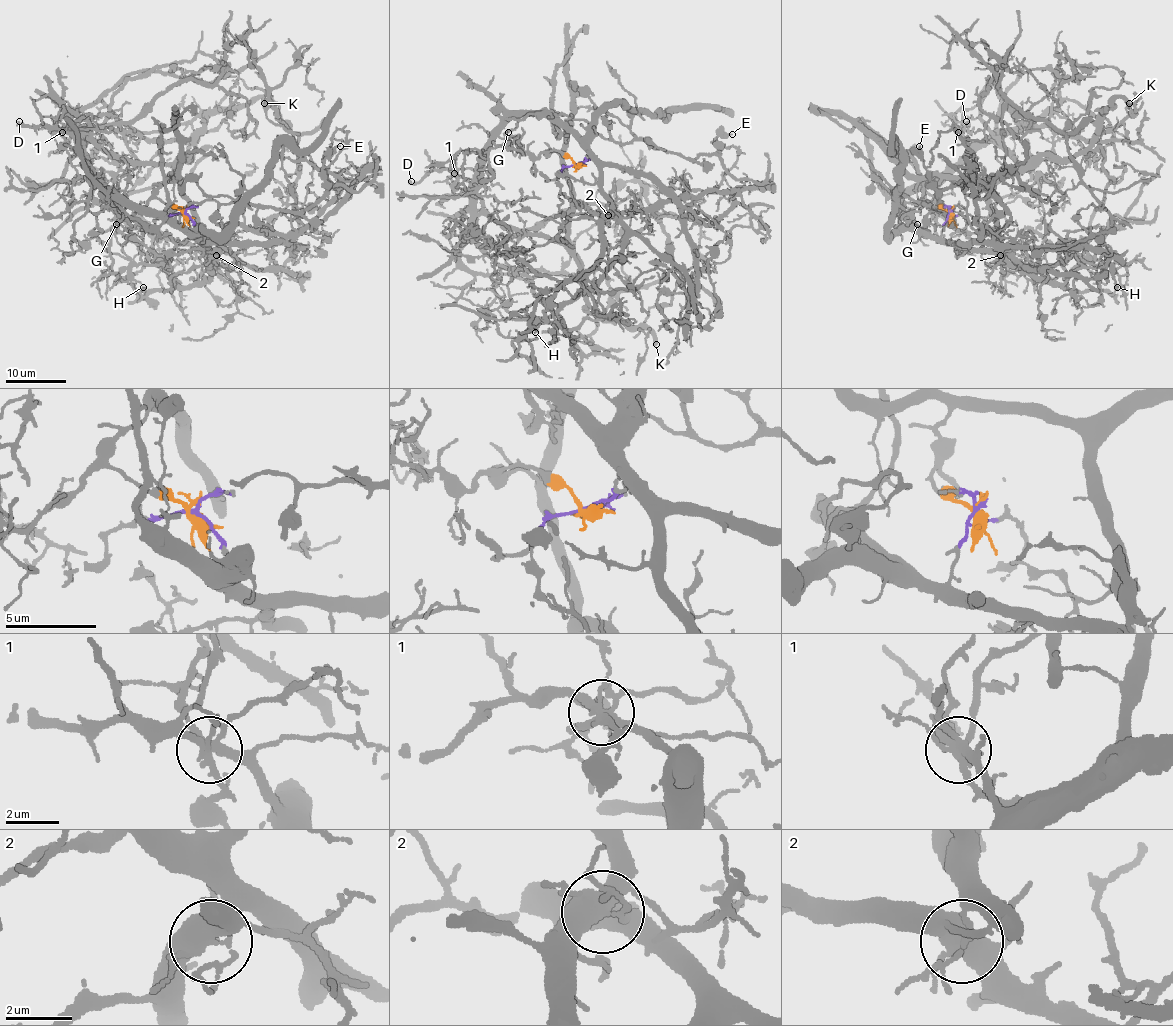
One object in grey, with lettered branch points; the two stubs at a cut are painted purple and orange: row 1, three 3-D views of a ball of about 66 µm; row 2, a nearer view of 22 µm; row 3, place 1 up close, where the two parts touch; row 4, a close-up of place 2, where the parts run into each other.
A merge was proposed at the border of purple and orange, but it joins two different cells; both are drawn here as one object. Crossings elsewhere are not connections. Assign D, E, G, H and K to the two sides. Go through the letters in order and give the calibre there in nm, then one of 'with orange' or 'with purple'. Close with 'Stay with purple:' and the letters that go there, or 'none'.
D: 240 nm | with purple
E: 160 nm | with purple
G: 170 nm | with purple
H: 140 nm | with purple
K: 360 nm | with orange
Stay with purple: D, E, G, H

